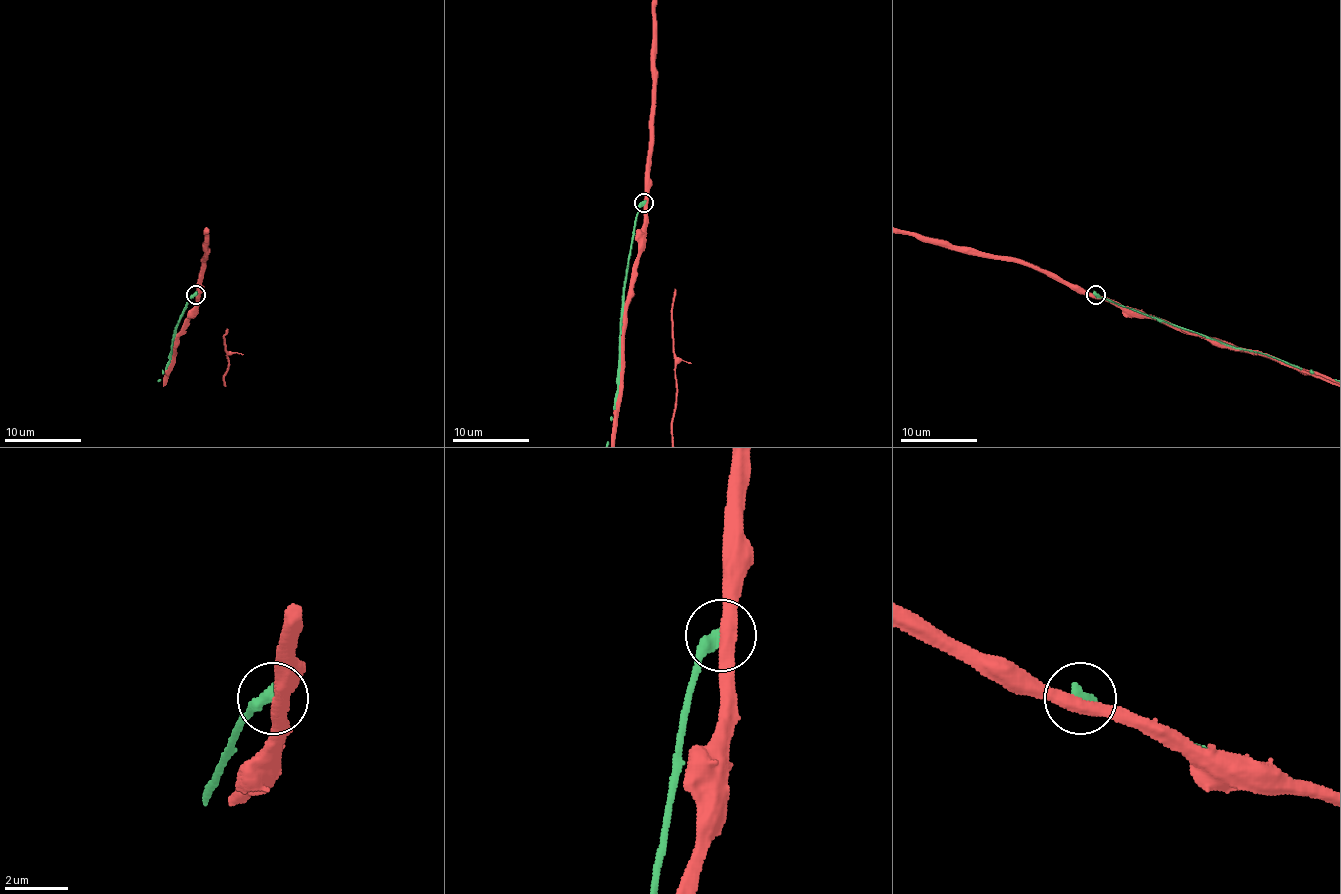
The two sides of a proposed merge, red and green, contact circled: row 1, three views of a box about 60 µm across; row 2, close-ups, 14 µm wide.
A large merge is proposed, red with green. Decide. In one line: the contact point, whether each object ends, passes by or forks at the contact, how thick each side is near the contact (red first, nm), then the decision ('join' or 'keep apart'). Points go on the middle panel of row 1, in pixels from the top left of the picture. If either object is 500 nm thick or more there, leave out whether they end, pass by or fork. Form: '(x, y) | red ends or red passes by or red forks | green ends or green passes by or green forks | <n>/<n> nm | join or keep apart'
(644, 202) | red passes by | green ends | 440/420 nm | keep apart

